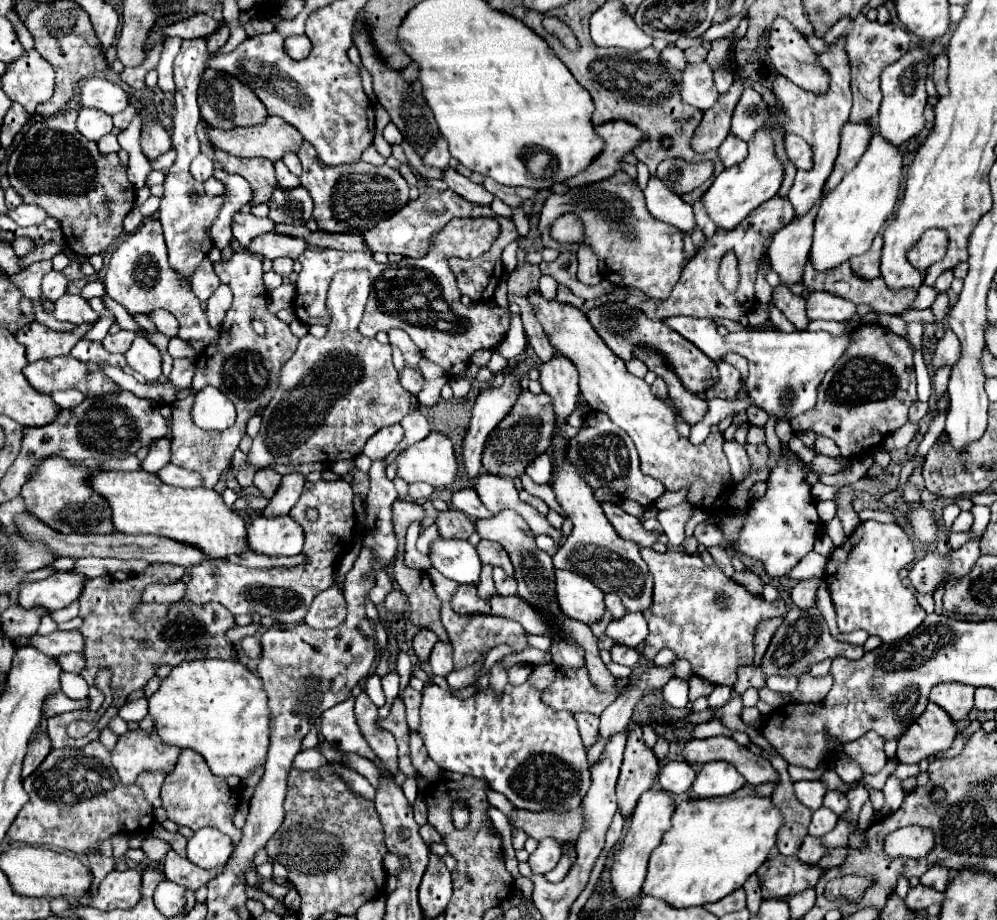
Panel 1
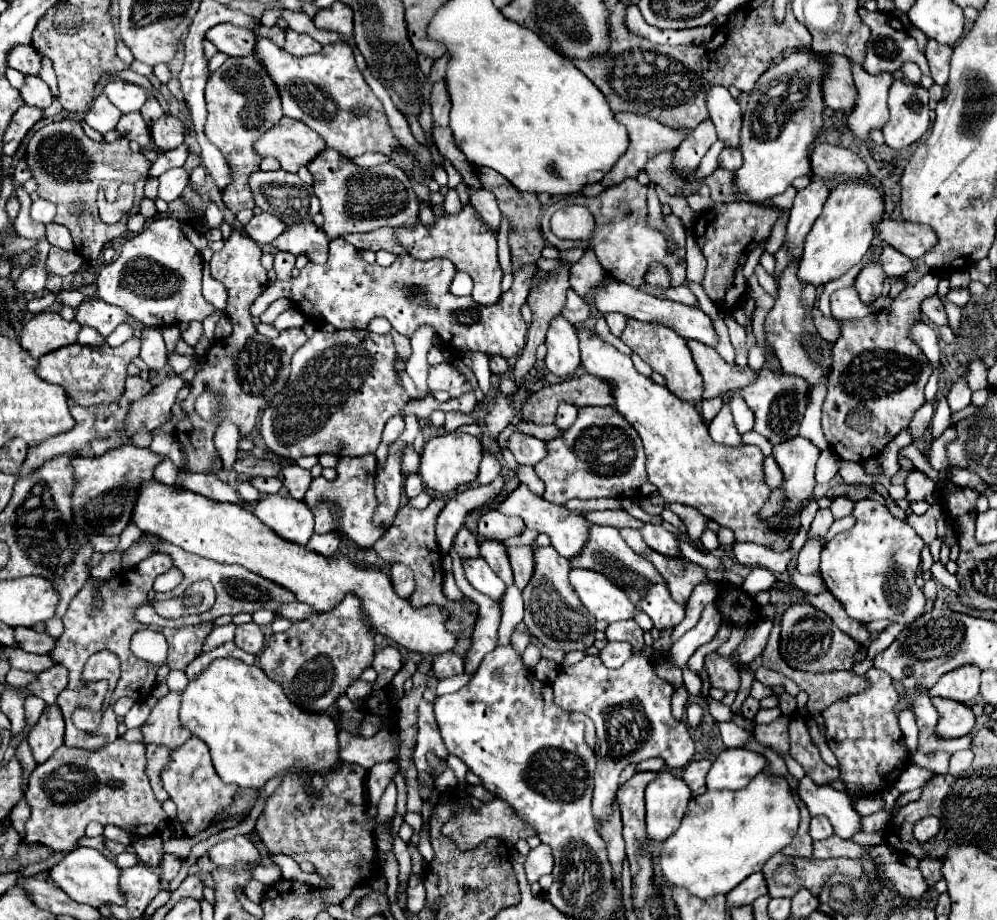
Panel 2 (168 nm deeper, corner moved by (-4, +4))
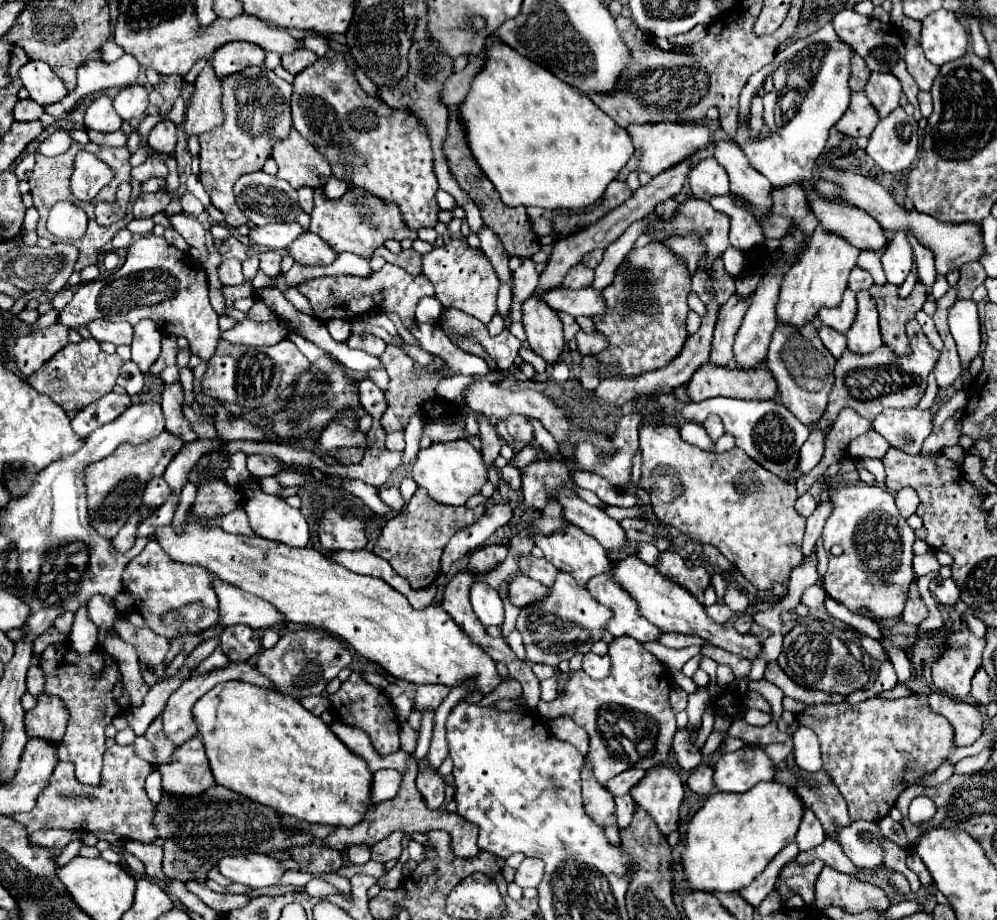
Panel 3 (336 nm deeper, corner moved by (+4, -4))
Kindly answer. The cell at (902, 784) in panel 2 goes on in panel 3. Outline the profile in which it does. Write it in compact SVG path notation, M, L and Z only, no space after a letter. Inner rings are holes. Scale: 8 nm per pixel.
M944 762L936 772L926 774L926 776L922 778L922 786L940 786L940 784L944 784L952 774L954 774L954 764L952 764L952 762Z

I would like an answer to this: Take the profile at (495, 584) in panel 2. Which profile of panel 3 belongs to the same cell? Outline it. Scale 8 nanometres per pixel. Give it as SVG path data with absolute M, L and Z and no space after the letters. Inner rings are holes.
M474 582L470 590L472 606L478 616L478 620L488 628L488 626L498 626L502 628L504 624L504 608L502 608L502 598L498 596L496 590L488 588L482 582Z

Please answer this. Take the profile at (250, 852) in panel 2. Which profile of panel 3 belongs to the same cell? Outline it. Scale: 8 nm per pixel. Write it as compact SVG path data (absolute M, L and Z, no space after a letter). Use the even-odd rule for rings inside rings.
M244 854L244 856L228 856L218 862L218 870L230 878L232 882L244 884L248 888L264 888L276 886L286 872L286 868L266 854Z

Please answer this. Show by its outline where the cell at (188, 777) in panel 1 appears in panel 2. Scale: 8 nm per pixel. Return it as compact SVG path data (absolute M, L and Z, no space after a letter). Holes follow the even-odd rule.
M194 736L172 752L170 762L162 770L162 784L170 794L170 800L178 806L178 820L188 836L196 836L198 832L206 830L214 818L224 812L224 808L232 806L232 800L238 792L236 784L226 784L220 780L220 776L214 772L208 746Z

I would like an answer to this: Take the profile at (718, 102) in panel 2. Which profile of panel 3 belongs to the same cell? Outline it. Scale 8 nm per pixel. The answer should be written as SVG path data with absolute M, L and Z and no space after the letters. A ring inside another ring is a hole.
M730 140L716 142L714 158L726 168L730 176L730 194L740 196L740 200L748 200L756 212L764 212L768 204L772 204L772 186L768 184L766 176L760 176L750 164L744 152Z

